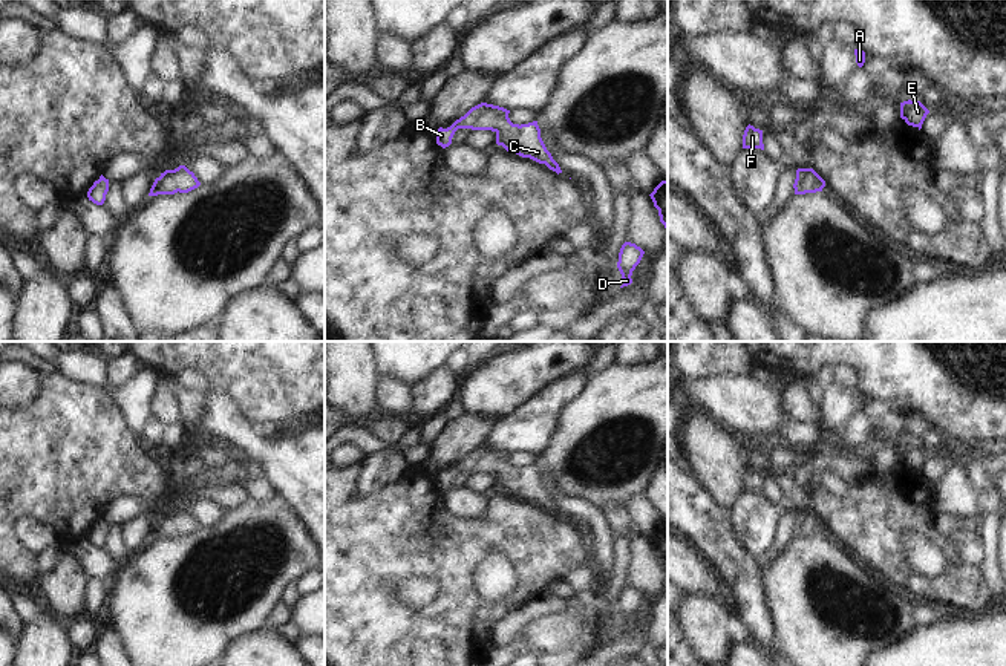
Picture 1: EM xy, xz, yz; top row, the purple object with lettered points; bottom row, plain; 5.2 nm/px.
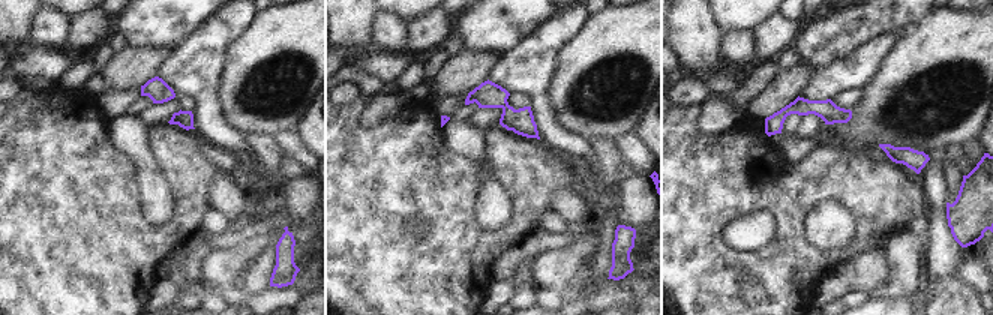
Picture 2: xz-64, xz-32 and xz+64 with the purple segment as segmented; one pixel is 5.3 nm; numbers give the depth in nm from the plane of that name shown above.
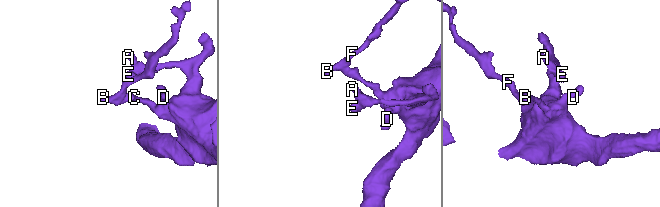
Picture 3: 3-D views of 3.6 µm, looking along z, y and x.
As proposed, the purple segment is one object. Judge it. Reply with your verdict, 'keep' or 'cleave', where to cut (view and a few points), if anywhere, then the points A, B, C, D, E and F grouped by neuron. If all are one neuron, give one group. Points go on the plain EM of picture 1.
keep; cut none; groups A B C D E F

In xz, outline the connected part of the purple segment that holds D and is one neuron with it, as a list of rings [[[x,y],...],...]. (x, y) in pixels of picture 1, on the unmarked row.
[[[625,585],[622,588],[620,596],[619,596],[619,605],[617,605],[617,611],[623,622],[623,628],[620,631],[632,626],[632,622],[631,622],[632,614],[640,606],[643,597],[645,594],[635,586]]]

